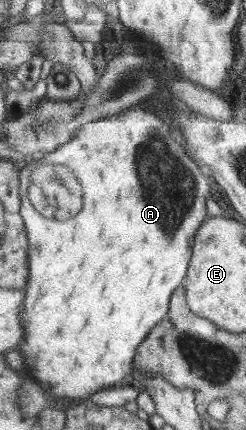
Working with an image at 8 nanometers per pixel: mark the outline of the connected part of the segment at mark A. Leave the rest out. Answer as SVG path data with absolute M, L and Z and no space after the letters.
M130 108L120 112L117 116L106 119L99 119L95 122L83 125L78 128L74 140L63 143L43 157L44 162L52 164L66 164L76 178L80 180L84 191L84 204L82 210L68 218L68 220L50 219L43 215L37 208L34 208L28 196L28 184L32 172L22 171L21 174L21 198L22 198L22 216L28 230L29 237L29 260L30 277L26 286L26 297L24 297L24 307L22 307L22 320L24 320L24 336L26 342L19 346L18 350L25 357L29 374L34 380L38 380L42 389L51 393L55 401L64 401L65 409L76 406L84 402L92 395L98 395L100 392L116 387L116 384L124 382L126 376L133 375L135 357L138 354L138 346L146 340L146 336L153 331L158 323L168 315L170 300L174 290L184 282L186 272L190 270L194 244L194 236L200 228L200 224L209 218L208 197L210 197L210 182L212 178L198 167L198 164L188 156L188 151L184 149L184 142L177 136L172 124L164 122L158 114L148 112L142 108Z

